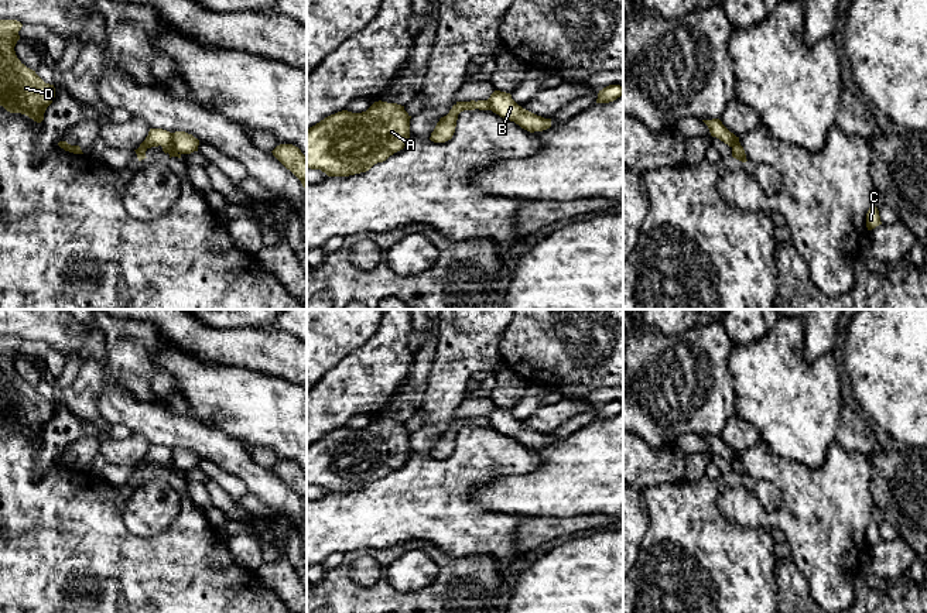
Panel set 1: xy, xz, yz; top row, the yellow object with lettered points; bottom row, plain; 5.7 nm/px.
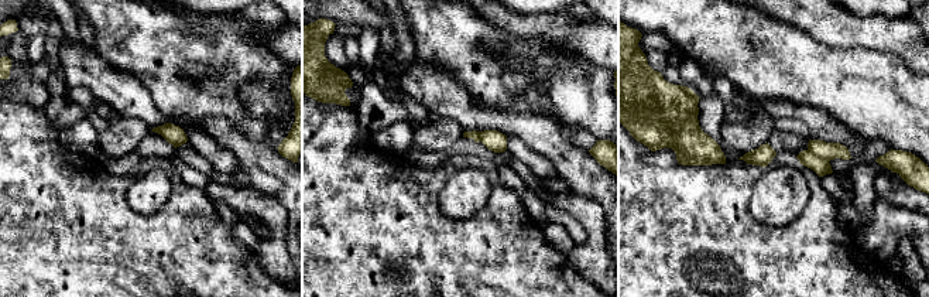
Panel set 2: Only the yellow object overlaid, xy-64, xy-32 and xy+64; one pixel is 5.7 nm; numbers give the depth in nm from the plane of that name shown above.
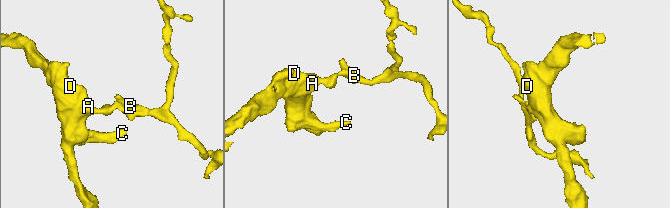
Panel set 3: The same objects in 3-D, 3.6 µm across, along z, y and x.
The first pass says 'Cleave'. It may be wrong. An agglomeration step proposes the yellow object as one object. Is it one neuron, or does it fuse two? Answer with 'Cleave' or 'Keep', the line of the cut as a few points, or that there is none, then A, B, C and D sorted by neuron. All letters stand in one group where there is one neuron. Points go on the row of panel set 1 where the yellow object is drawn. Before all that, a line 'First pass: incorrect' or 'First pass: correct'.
First pass: correct
Cleave. Split along xy (171, 133), (171, 144), (180, 154). Groups: A C D / B

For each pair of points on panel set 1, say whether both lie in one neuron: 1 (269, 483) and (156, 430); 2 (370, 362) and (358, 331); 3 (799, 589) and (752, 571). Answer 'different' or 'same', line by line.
1: same
2: different
3: different

